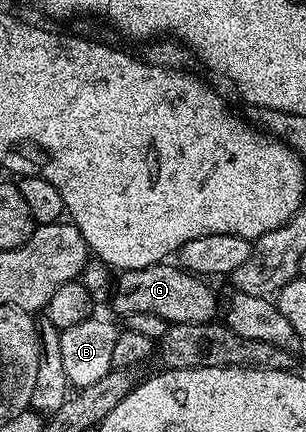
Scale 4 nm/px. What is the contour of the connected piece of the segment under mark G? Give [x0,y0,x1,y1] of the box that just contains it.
[110,264,219,325]

